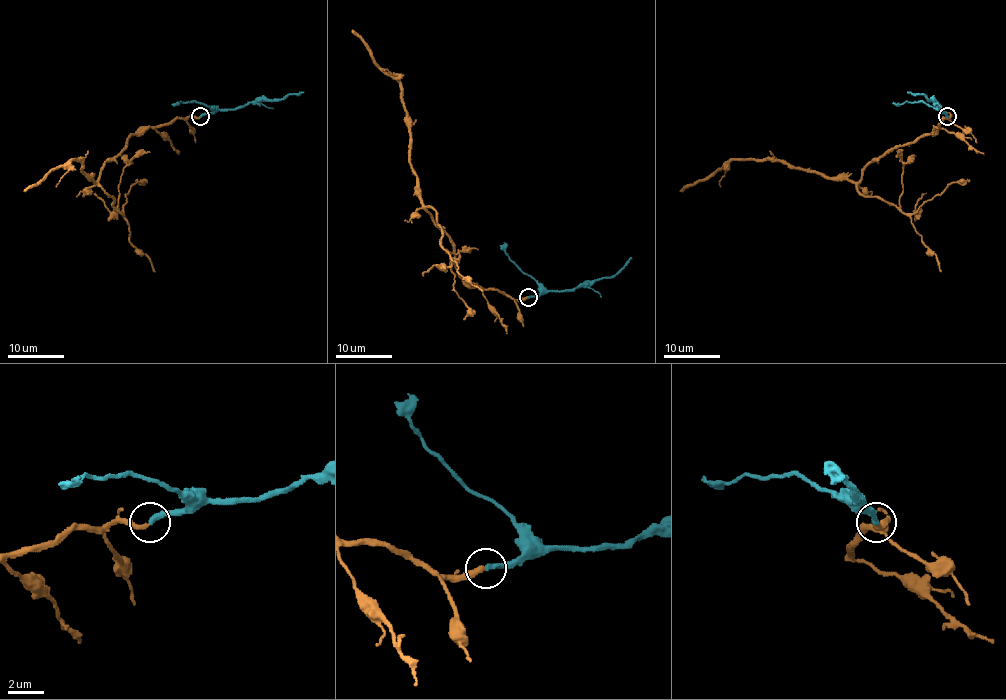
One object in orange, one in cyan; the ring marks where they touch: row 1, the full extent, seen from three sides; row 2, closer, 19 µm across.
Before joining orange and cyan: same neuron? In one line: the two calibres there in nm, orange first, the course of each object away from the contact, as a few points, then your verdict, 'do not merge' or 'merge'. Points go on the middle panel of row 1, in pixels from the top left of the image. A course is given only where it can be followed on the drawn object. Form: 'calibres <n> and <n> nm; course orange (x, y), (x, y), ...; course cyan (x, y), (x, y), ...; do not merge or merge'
calibres 280 and 300 nm; course orange (529, 297), (515, 299), (468, 284), (454, 264), (454, 245), (422, 207), (409, 160), (402, 86), (352, 30); course cyan (529, 297), (546, 291), (571, 291), (579, 285), (589, 285), (595, 280), (610, 278), (631, 257); merge

